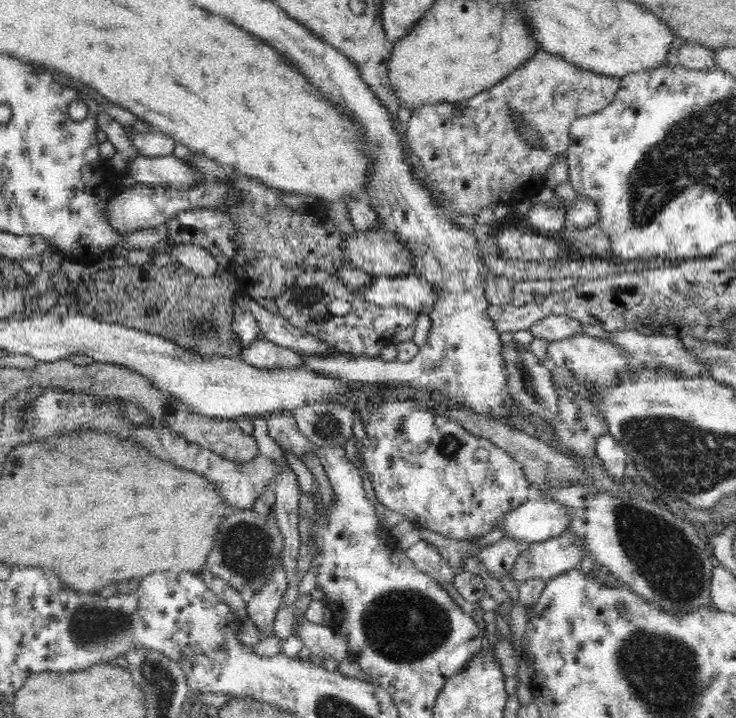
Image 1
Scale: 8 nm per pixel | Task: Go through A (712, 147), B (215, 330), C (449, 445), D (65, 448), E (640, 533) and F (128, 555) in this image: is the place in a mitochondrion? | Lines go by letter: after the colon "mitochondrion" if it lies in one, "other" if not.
A: mitochondrion
B: mitochondrion
C: mitochondrion
D: mitochondrion
E: mitochondrion
F: other

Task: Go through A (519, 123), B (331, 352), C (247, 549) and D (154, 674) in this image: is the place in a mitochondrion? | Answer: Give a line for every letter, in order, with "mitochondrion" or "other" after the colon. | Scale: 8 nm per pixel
A: other
B: other
C: mitochondrion
D: mitochondrion

